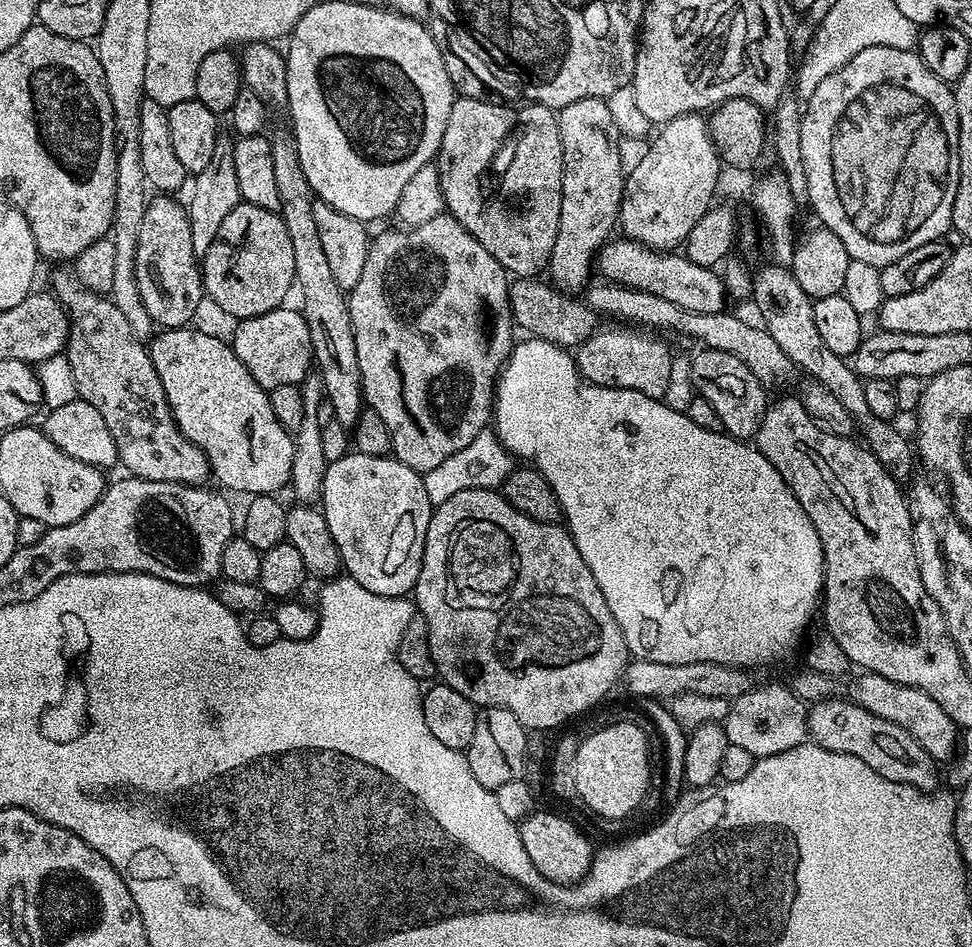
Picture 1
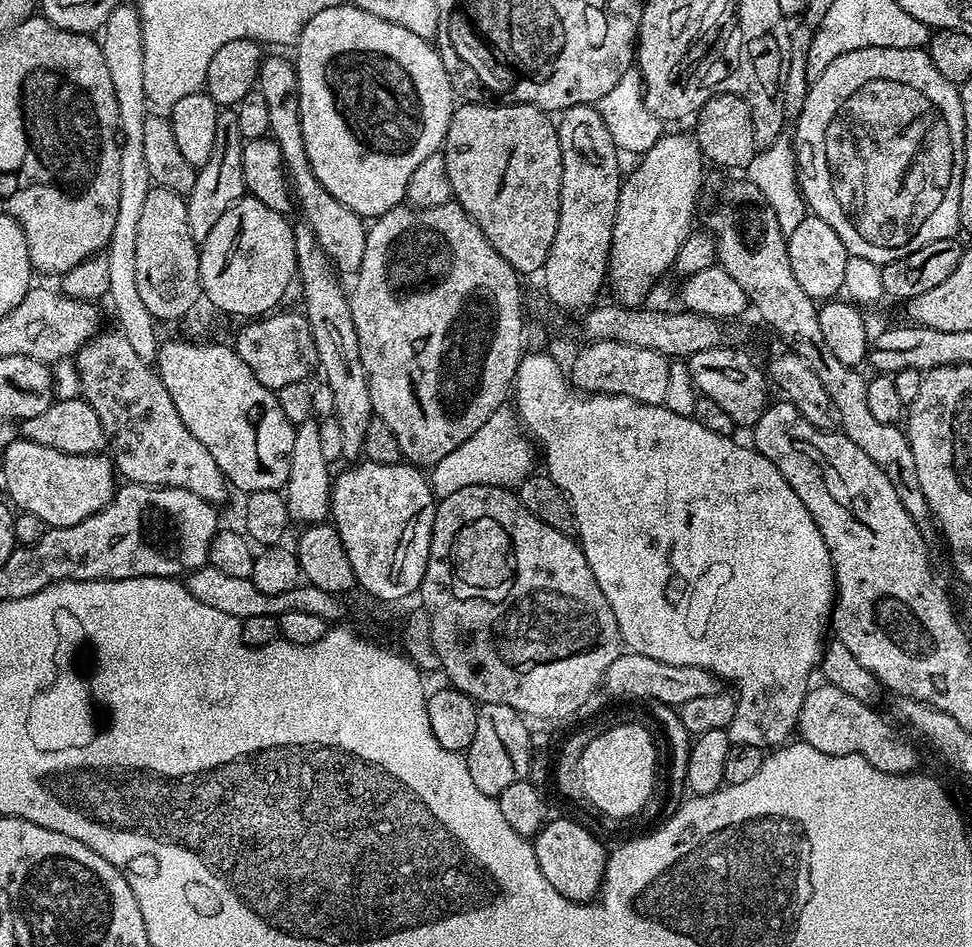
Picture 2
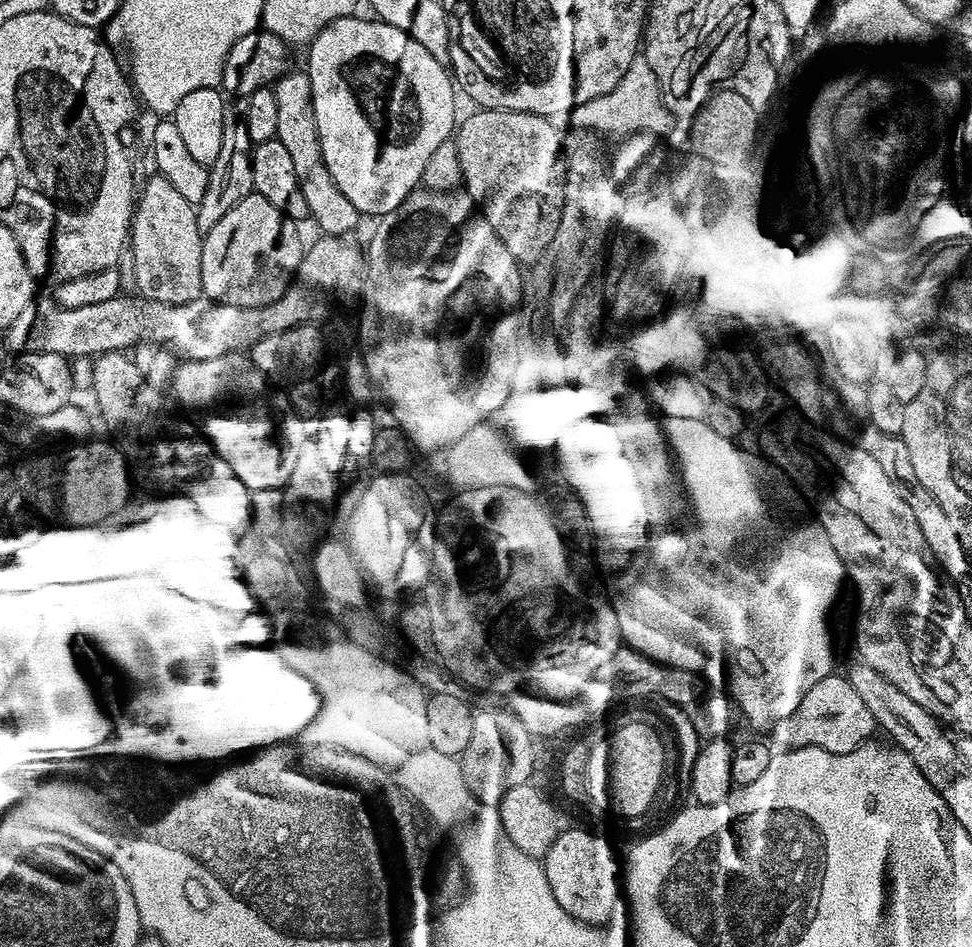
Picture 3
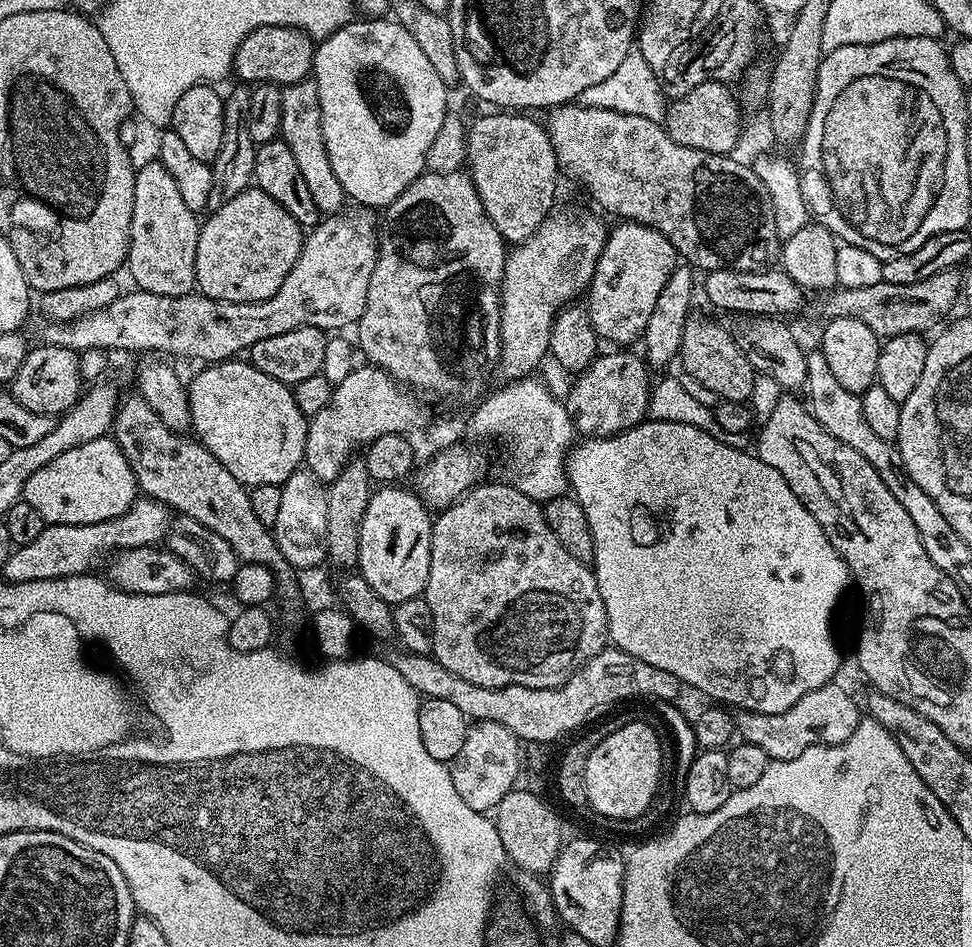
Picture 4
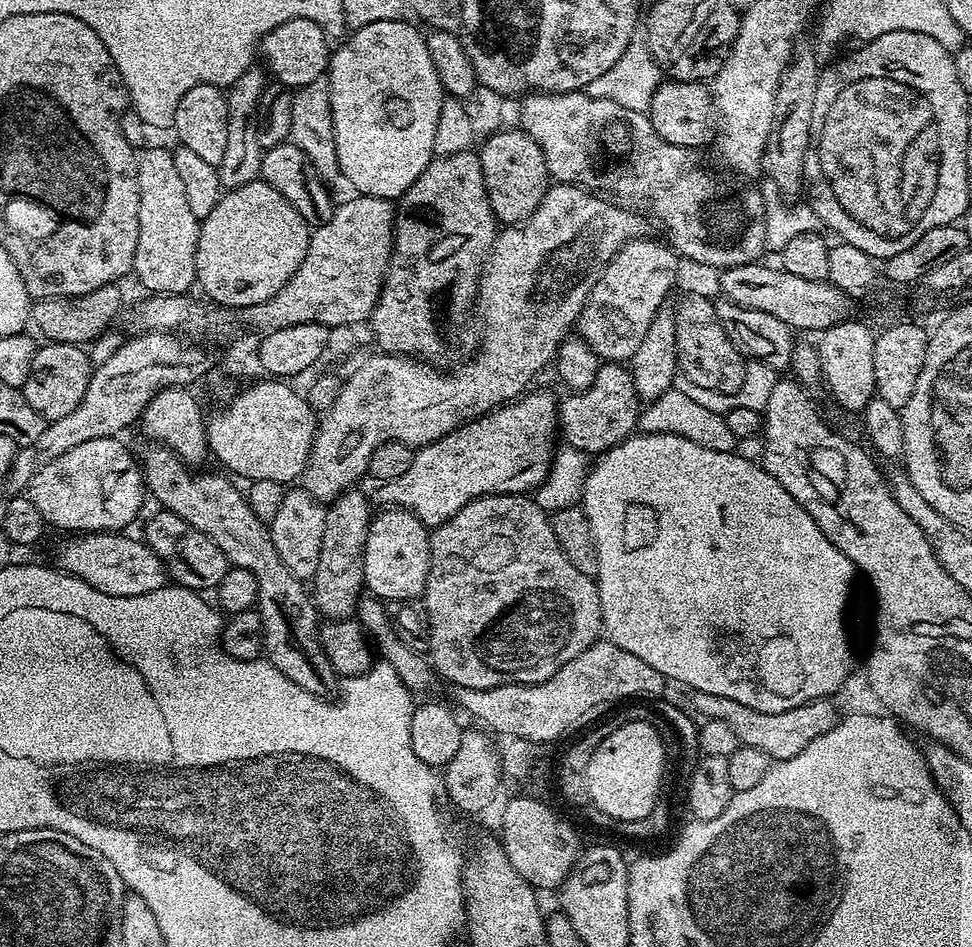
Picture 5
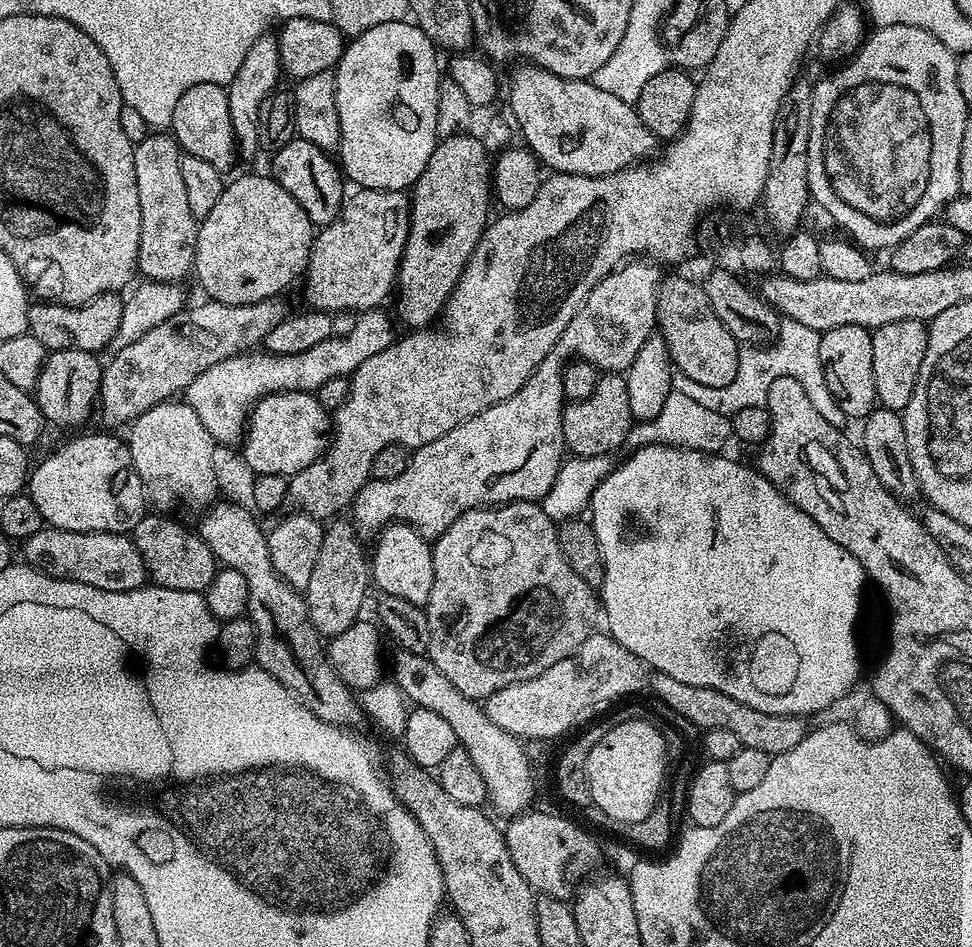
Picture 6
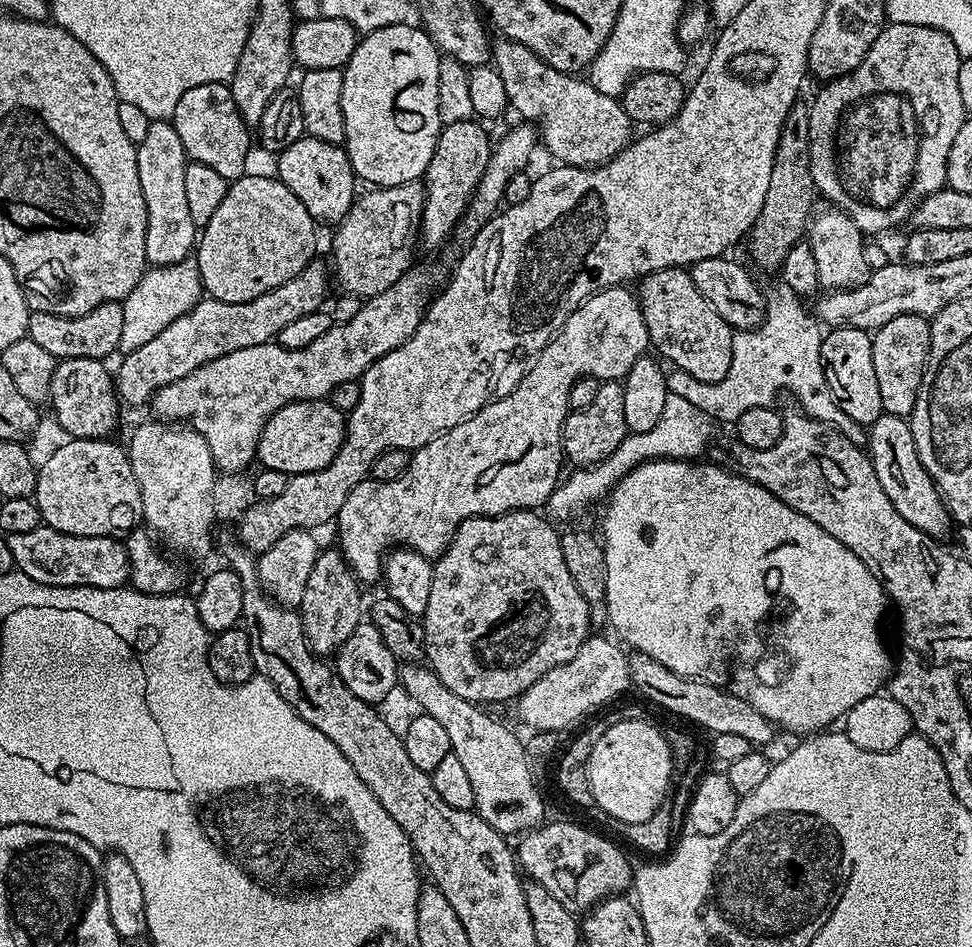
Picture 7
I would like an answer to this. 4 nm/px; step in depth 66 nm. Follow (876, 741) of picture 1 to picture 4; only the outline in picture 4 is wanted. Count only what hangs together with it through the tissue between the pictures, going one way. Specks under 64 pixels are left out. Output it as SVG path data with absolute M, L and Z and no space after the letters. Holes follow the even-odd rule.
M829 682L818 686L818 690L810 690L810 694L802 694L790 710L782 710L778 714L737 711L734 719L739 739L766 750L769 761L798 758L802 750L815 744L846 742L862 719L862 708L852 701L851 694L842 685L836 683Z

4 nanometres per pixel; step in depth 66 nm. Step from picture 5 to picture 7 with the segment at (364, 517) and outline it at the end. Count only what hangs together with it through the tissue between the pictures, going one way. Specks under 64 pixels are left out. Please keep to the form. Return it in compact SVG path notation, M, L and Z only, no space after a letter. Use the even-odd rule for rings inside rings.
M325 547L314 562L314 570L310 570L306 594L302 594L302 602L298 606L304 632L308 635L308 643L317 656L331 657L362 622L360 588L361 581L357 580L348 563L344 561L339 547Z

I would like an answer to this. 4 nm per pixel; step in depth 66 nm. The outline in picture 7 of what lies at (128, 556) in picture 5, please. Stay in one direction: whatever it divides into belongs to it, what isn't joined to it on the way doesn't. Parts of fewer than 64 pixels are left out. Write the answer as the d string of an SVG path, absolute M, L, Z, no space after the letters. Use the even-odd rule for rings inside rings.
M41 526L29 530L26 534L7 534L6 539L10 546L10 554L14 554L15 571L26 574L26 578L34 578L34 582L39 584L75 588L123 588L129 583L128 550L125 541L115 536L79 536Z

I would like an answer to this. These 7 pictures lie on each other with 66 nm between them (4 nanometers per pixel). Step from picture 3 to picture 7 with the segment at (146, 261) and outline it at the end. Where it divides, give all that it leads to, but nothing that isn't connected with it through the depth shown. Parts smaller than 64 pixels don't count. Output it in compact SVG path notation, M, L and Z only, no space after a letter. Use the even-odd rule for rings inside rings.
M153 120L146 138L136 145L138 182L142 182L142 198L146 198L146 258L158 268L183 264L193 255L198 243L198 225L190 218L186 202L186 166L190 163L182 138L171 122Z

